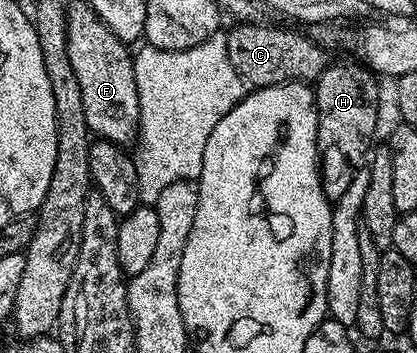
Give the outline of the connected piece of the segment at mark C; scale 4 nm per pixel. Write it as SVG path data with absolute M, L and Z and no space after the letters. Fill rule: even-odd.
M238 23L234 30L226 33L230 62L242 76L243 82L254 87L282 85L286 81L317 82L318 76L326 70L328 64L327 50L323 46L309 36L301 37L290 29L254 24Z

